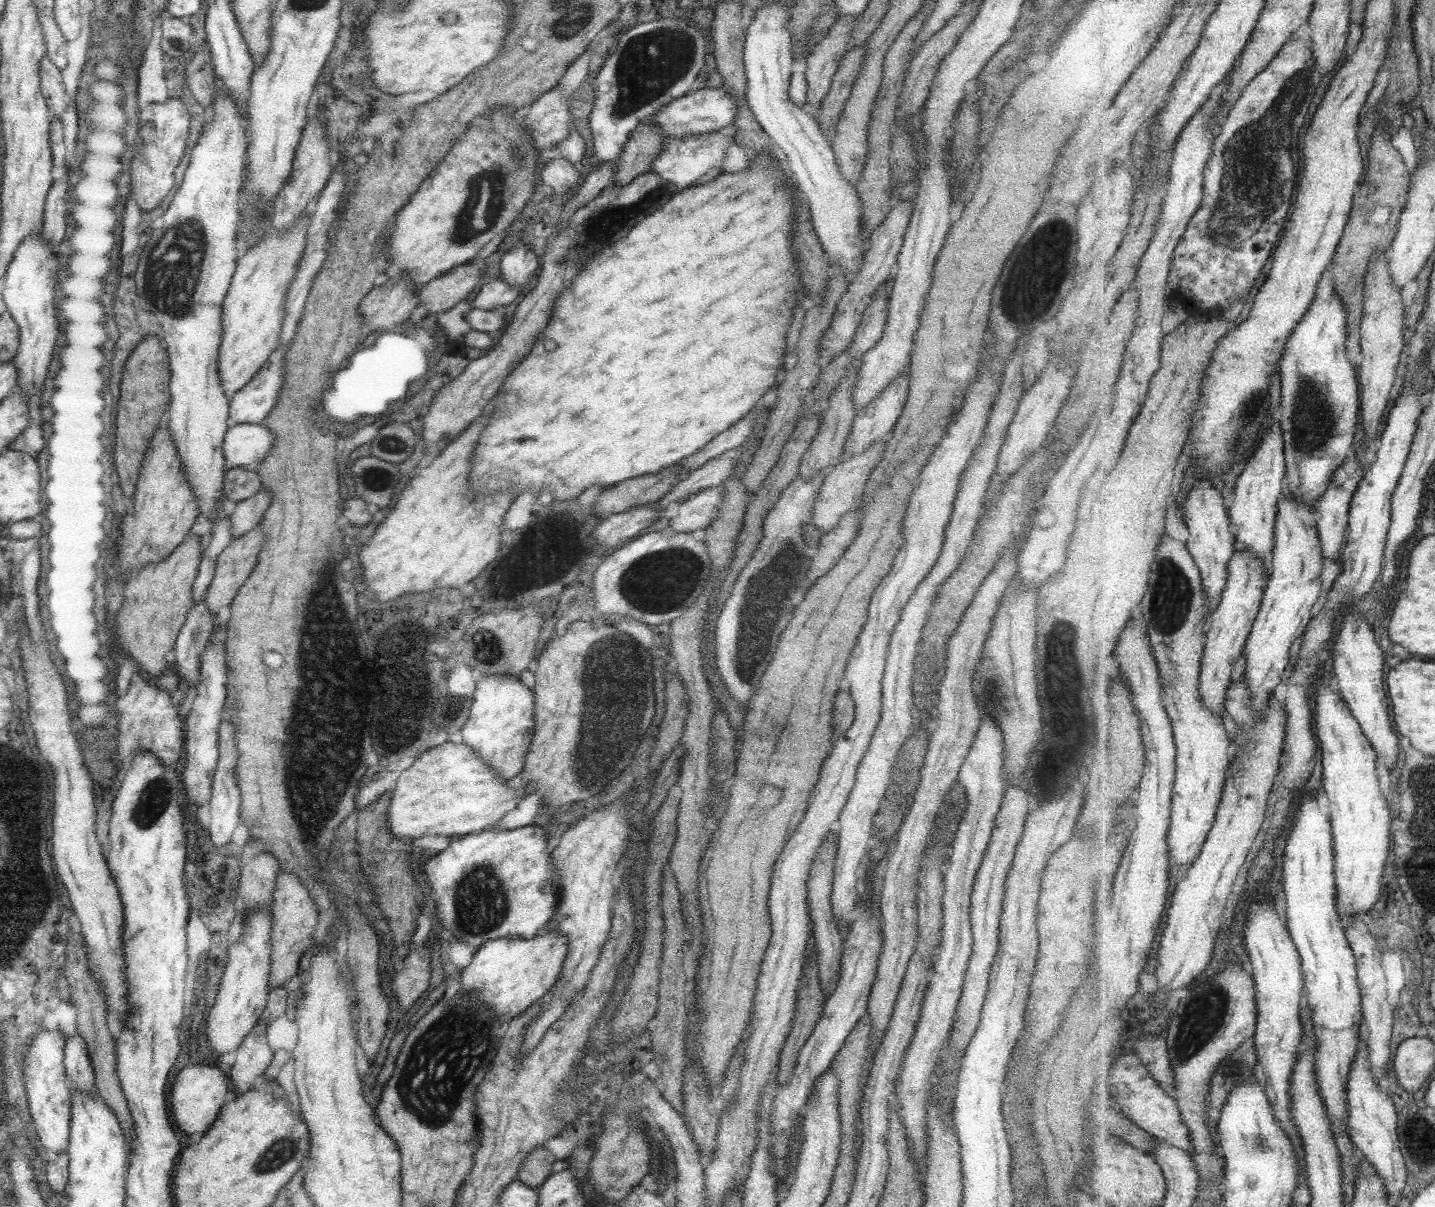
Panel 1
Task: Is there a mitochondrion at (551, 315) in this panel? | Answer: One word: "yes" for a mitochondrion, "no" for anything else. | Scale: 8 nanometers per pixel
no

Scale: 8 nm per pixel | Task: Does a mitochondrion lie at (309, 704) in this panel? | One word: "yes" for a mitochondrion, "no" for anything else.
yes

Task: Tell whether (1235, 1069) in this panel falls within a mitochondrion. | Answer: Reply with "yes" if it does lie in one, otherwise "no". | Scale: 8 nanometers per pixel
yes

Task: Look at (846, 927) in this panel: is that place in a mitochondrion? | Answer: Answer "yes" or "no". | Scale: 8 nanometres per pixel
no

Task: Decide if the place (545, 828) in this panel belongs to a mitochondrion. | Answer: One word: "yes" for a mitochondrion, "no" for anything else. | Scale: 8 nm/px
no

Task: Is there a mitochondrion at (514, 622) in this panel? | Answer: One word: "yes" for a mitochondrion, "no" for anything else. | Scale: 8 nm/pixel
no

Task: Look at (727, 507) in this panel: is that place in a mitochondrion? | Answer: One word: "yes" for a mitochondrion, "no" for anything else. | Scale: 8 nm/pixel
no

